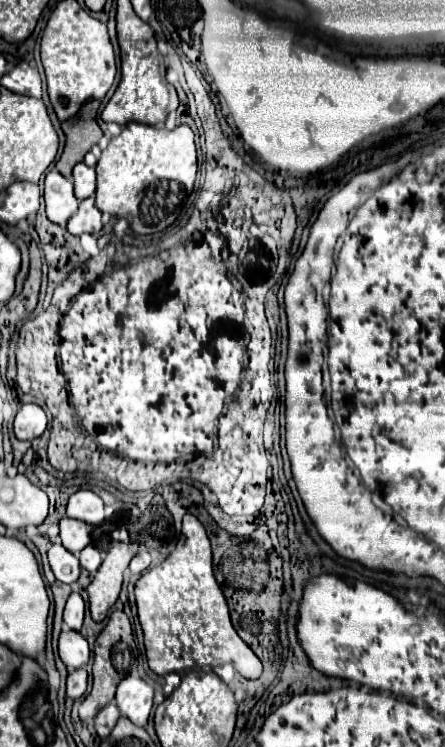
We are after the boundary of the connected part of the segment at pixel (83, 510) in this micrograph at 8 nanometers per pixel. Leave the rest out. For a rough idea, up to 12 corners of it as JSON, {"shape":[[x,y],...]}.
{"shape":[[91,490],[69,498],[67,516],[97,526],[105,520],[103,500]]}

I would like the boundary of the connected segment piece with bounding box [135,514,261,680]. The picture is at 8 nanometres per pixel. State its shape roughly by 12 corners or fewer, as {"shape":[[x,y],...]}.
{"shape":[[203,524],[135,584],[149,668],[261,660],[235,632]]}

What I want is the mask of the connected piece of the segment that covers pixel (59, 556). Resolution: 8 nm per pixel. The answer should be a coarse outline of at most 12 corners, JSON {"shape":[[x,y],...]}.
{"shape":[[63,544],[49,548],[49,564],[59,582],[77,582],[79,558]]}

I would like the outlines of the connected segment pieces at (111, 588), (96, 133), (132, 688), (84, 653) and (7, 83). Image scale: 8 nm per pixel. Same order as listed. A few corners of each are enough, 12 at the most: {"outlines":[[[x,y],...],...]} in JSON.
{"outlines":[[[113,542],[87,586],[91,618],[117,602],[137,544]],[[97,100],[61,124],[67,142],[55,168],[71,178],[73,166],[103,138]],[[125,678],[117,706],[133,724],[145,726],[153,688],[143,678]],[[75,630],[59,636],[59,658],[69,672],[89,662],[87,640]],[[21,62],[1,78],[17,94],[41,98],[37,68]]]}

